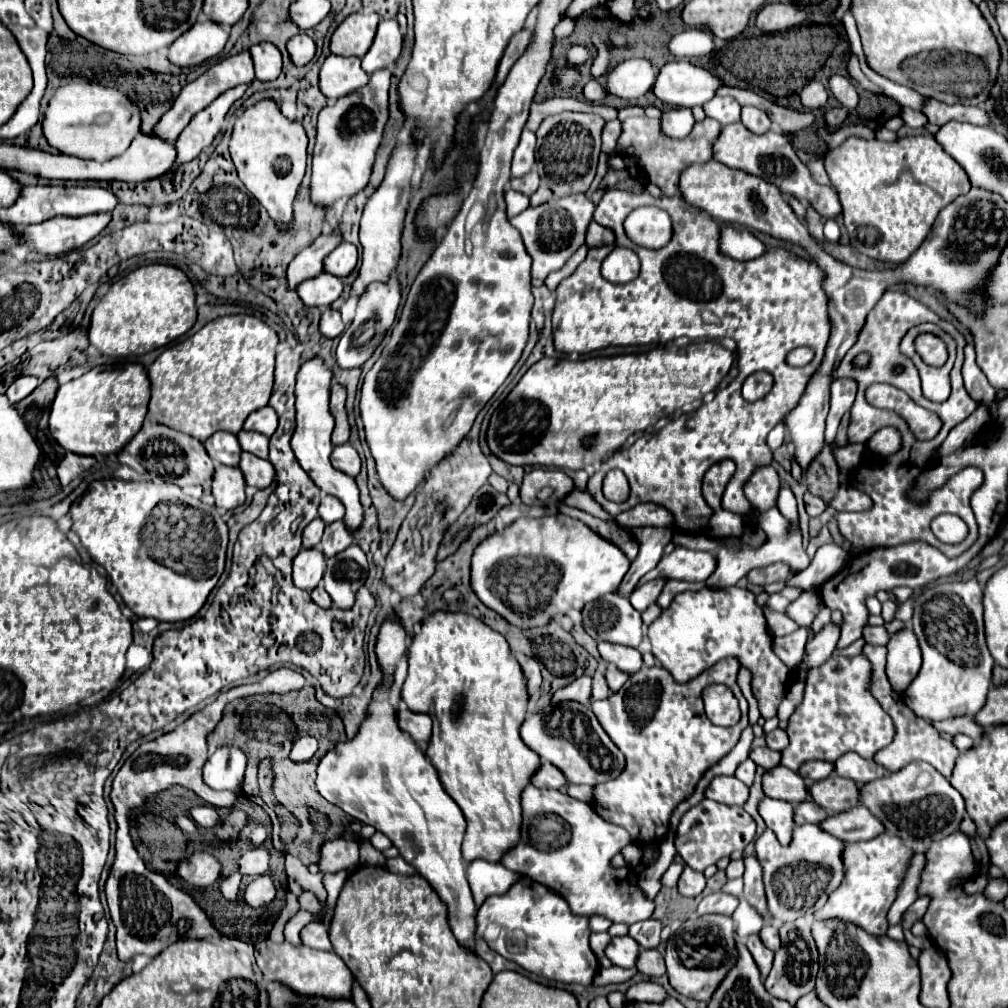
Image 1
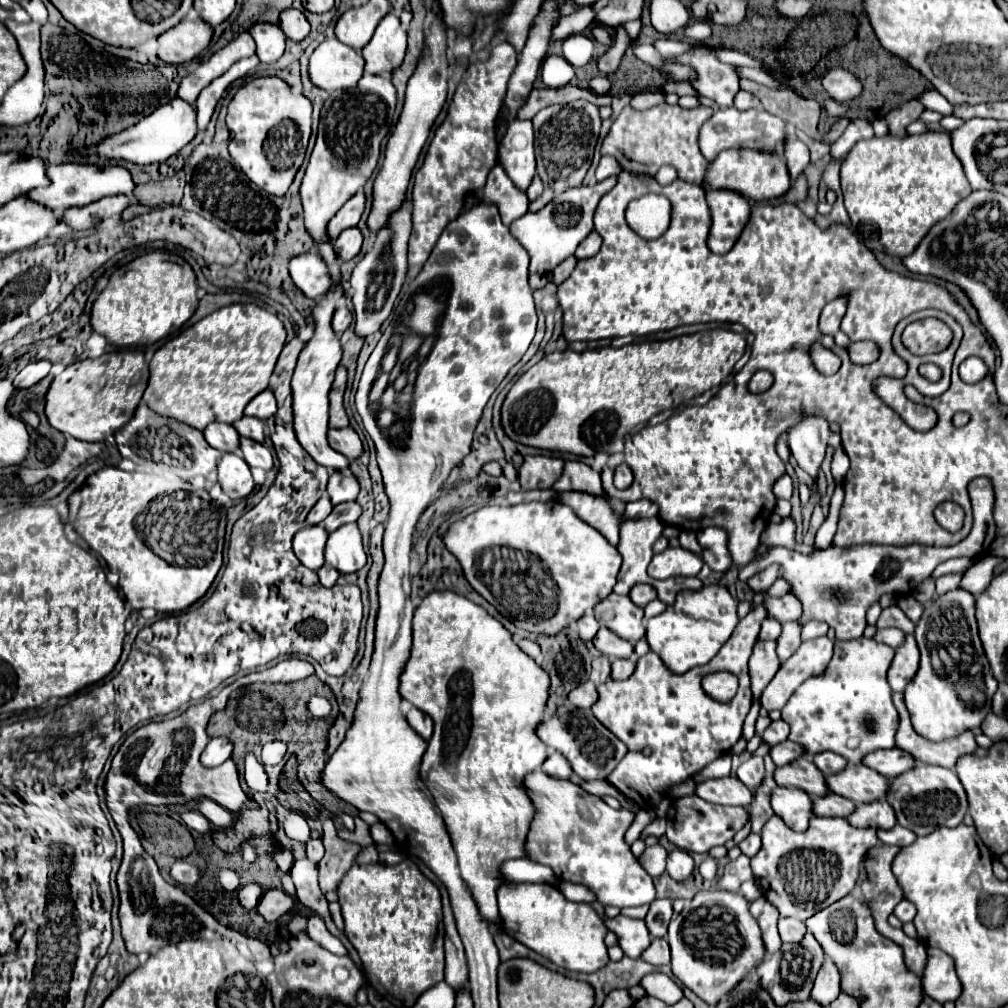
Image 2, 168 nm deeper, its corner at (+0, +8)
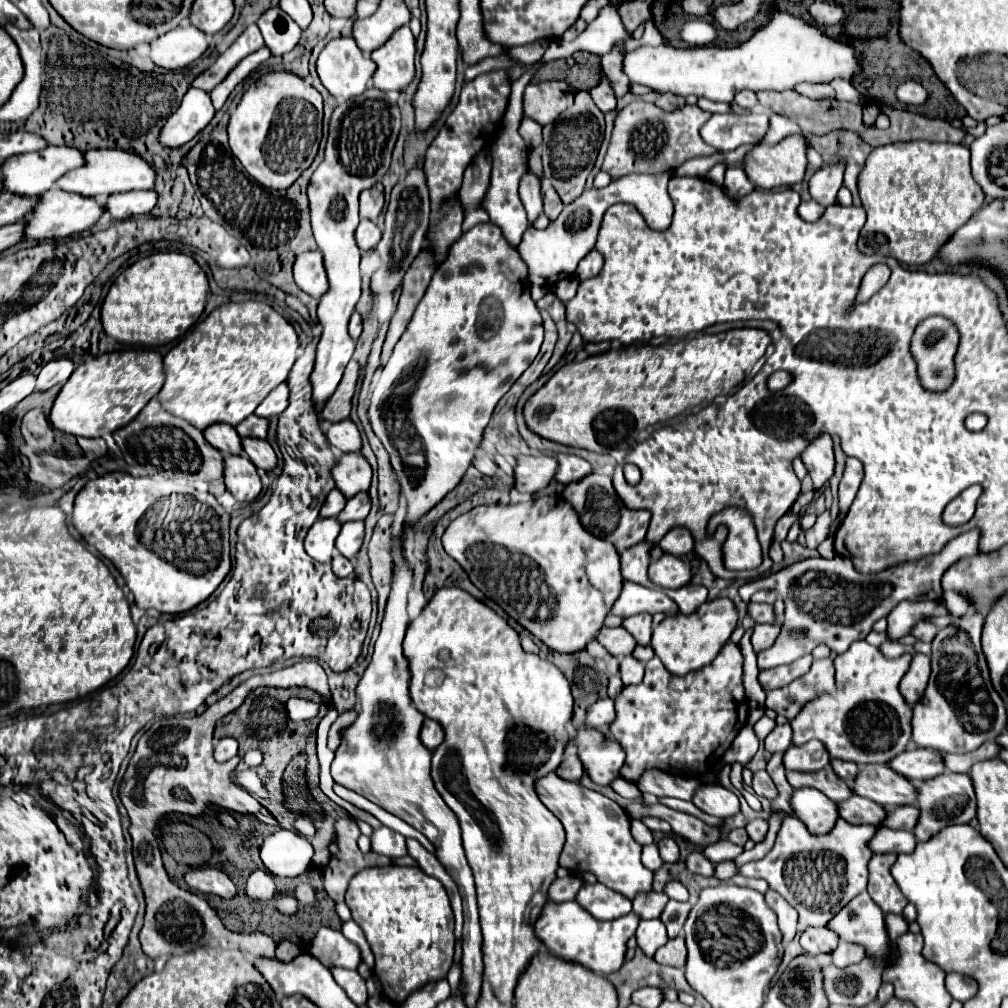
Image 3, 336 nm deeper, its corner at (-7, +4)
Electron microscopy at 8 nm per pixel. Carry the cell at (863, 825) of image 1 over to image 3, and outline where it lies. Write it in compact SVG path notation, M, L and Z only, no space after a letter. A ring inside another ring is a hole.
M899 806L895 810L889 810L883 826L897 828L897 830L913 830L919 820L919 808L917 806Z

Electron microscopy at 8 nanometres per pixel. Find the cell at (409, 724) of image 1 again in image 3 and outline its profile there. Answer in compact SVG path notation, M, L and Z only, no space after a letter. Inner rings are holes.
M425 718L425 724L423 724L423 730L421 730L421 742L429 748L429 750L435 750L441 742L443 742L443 728L439 722L431 720L431 718Z

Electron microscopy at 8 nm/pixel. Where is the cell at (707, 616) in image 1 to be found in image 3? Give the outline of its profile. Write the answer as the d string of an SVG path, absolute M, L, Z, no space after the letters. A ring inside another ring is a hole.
M719 598L713 602L705 602L695 614L691 616L667 616L655 630L653 630L653 650L665 664L665 668L675 676L685 676L693 670L699 670L719 654L723 644L729 640L731 632L737 624L737 610L735 604L727 598Z

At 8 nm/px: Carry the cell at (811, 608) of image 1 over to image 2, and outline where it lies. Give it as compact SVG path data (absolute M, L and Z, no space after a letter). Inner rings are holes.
M792 592L780 596L780 598L764 598L764 604L768 608L768 616L776 618L780 622L788 622L788 620L800 620L800 600L796 600L796 596L792 596Z

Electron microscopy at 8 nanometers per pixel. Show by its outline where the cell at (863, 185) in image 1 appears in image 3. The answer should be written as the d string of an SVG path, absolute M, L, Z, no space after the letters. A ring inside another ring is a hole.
M895 142L875 148L863 172L859 174L859 196L867 210L867 222L859 236L859 250L863 254L881 254L899 260L905 266L923 266L931 262L943 244L983 206L983 190L971 176L971 154L963 144L937 142Z

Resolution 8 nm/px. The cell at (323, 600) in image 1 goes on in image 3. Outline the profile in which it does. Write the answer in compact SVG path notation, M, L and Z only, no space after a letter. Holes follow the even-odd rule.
M335 552L335 556L333 556L333 572L339 576L339 578L345 578L345 576L351 576L353 574L353 562L351 560L347 560L345 556L339 556L339 552Z

